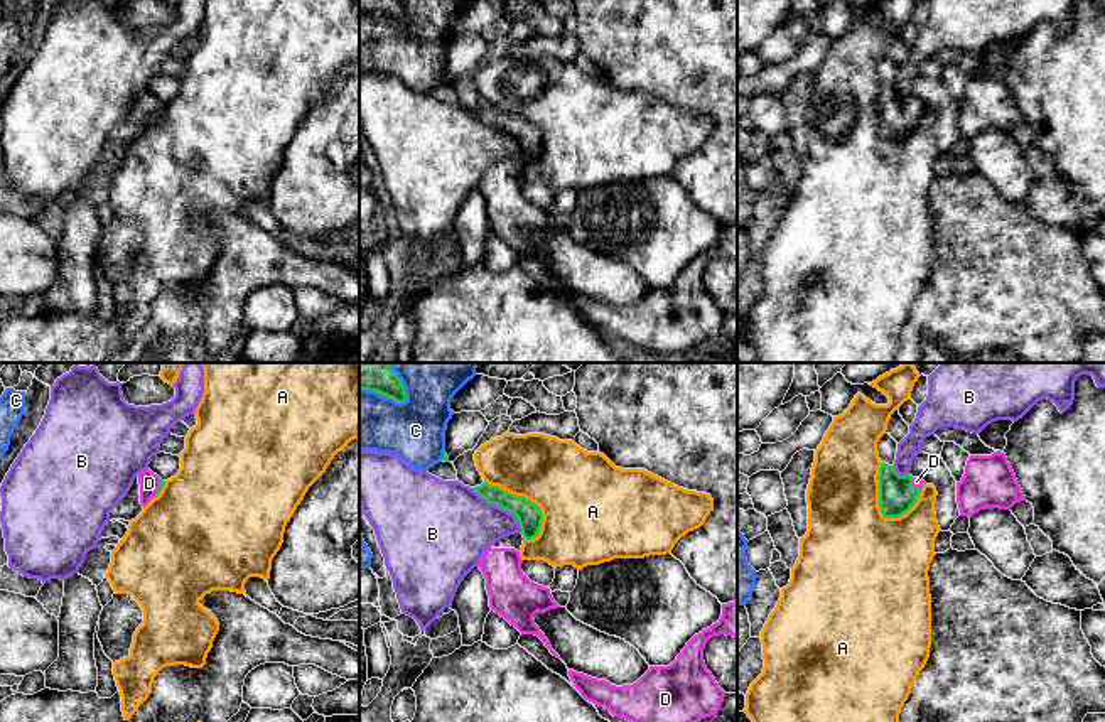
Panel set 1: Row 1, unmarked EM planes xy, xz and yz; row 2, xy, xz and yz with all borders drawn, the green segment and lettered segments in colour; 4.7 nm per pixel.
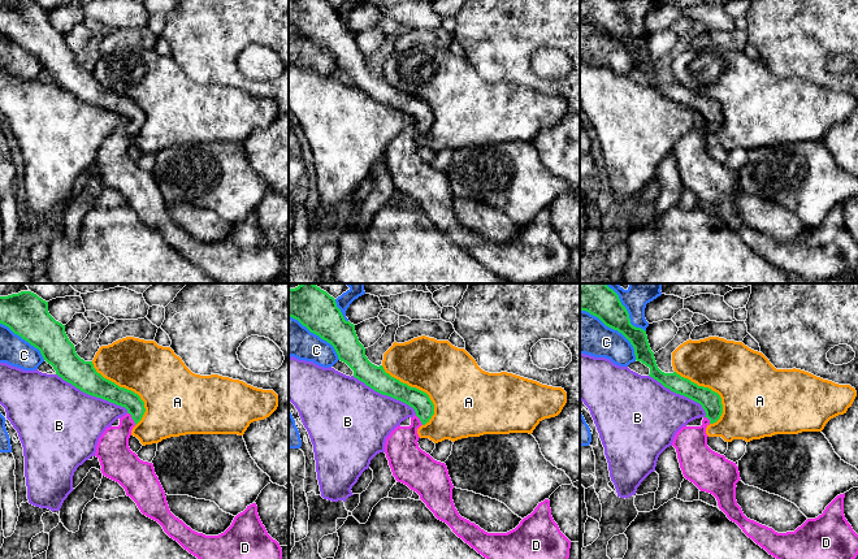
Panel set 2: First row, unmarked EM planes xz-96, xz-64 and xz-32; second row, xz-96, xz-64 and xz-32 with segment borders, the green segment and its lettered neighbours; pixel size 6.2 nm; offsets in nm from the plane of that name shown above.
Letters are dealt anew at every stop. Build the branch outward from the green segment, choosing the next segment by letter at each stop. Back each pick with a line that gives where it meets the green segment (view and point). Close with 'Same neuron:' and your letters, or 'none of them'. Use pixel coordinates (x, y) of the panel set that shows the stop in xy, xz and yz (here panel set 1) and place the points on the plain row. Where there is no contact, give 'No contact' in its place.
D: Touches green at yz (911, 107)
Same neuron: D

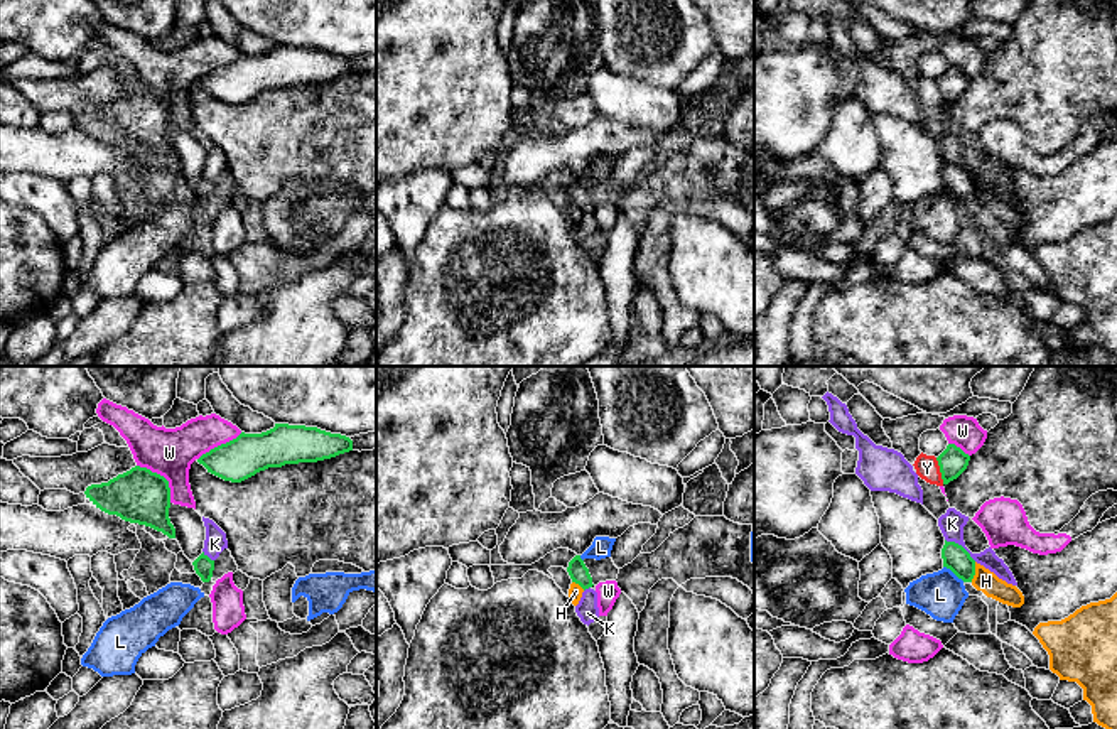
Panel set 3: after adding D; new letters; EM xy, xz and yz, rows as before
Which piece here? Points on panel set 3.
Same neuron: none of them

